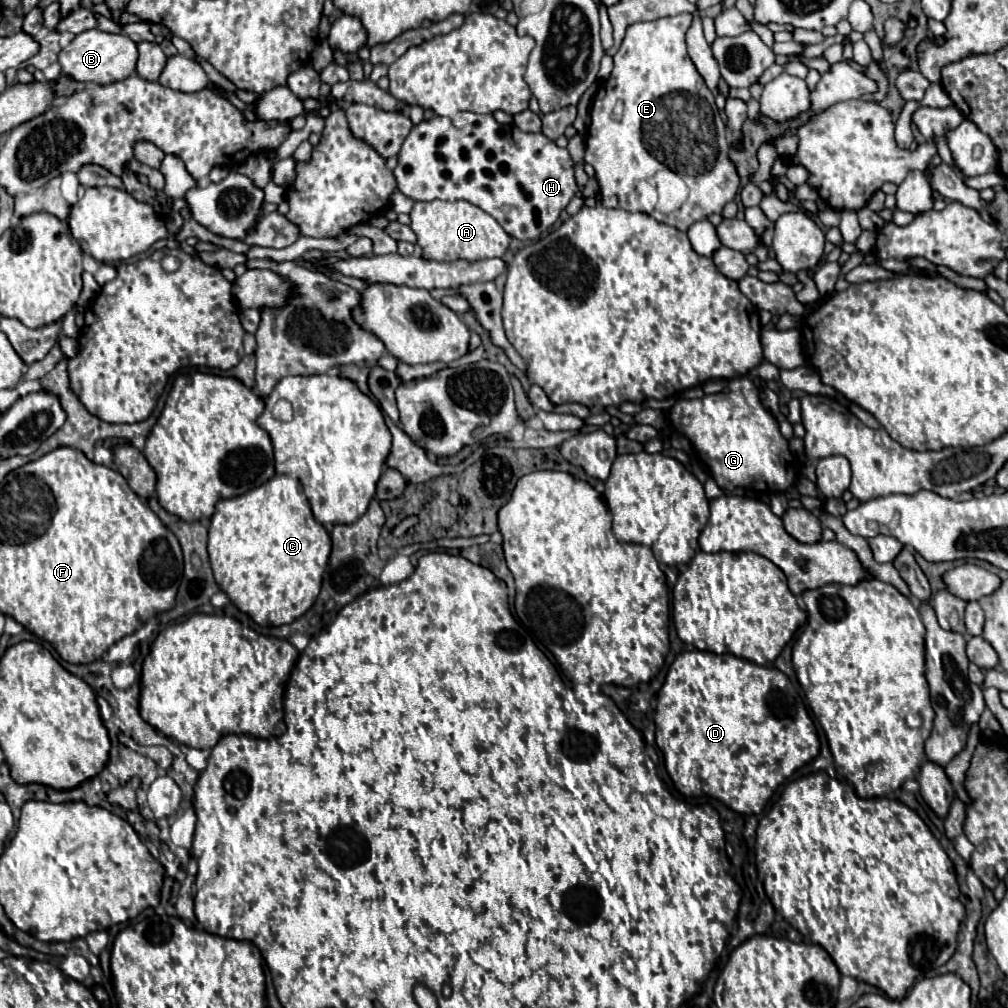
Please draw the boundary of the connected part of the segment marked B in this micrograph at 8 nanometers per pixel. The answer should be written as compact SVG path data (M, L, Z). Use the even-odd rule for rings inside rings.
M89 29L79 33L59 53L59 65L63 73L81 83L93 81L99 85L109 85L115 81L123 81L135 73L135 63L137 63L137 45L127 35L103 33L99 29Z

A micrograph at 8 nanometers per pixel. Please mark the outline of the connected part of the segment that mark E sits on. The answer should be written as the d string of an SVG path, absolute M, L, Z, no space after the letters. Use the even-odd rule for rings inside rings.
M681 13L657 21L641 21L627 29L613 57L615 67L593 99L591 125L585 139L585 161L595 169L599 197L605 207L643 211L681 231L687 231L695 221L721 213L739 189L739 175L729 161L727 129L715 107L713 93L699 71L695 71L685 47L689 25L691 15ZM619 105L623 111L617 111ZM659 169L675 171L689 187L685 205L671 215L655 209L651 177Z

